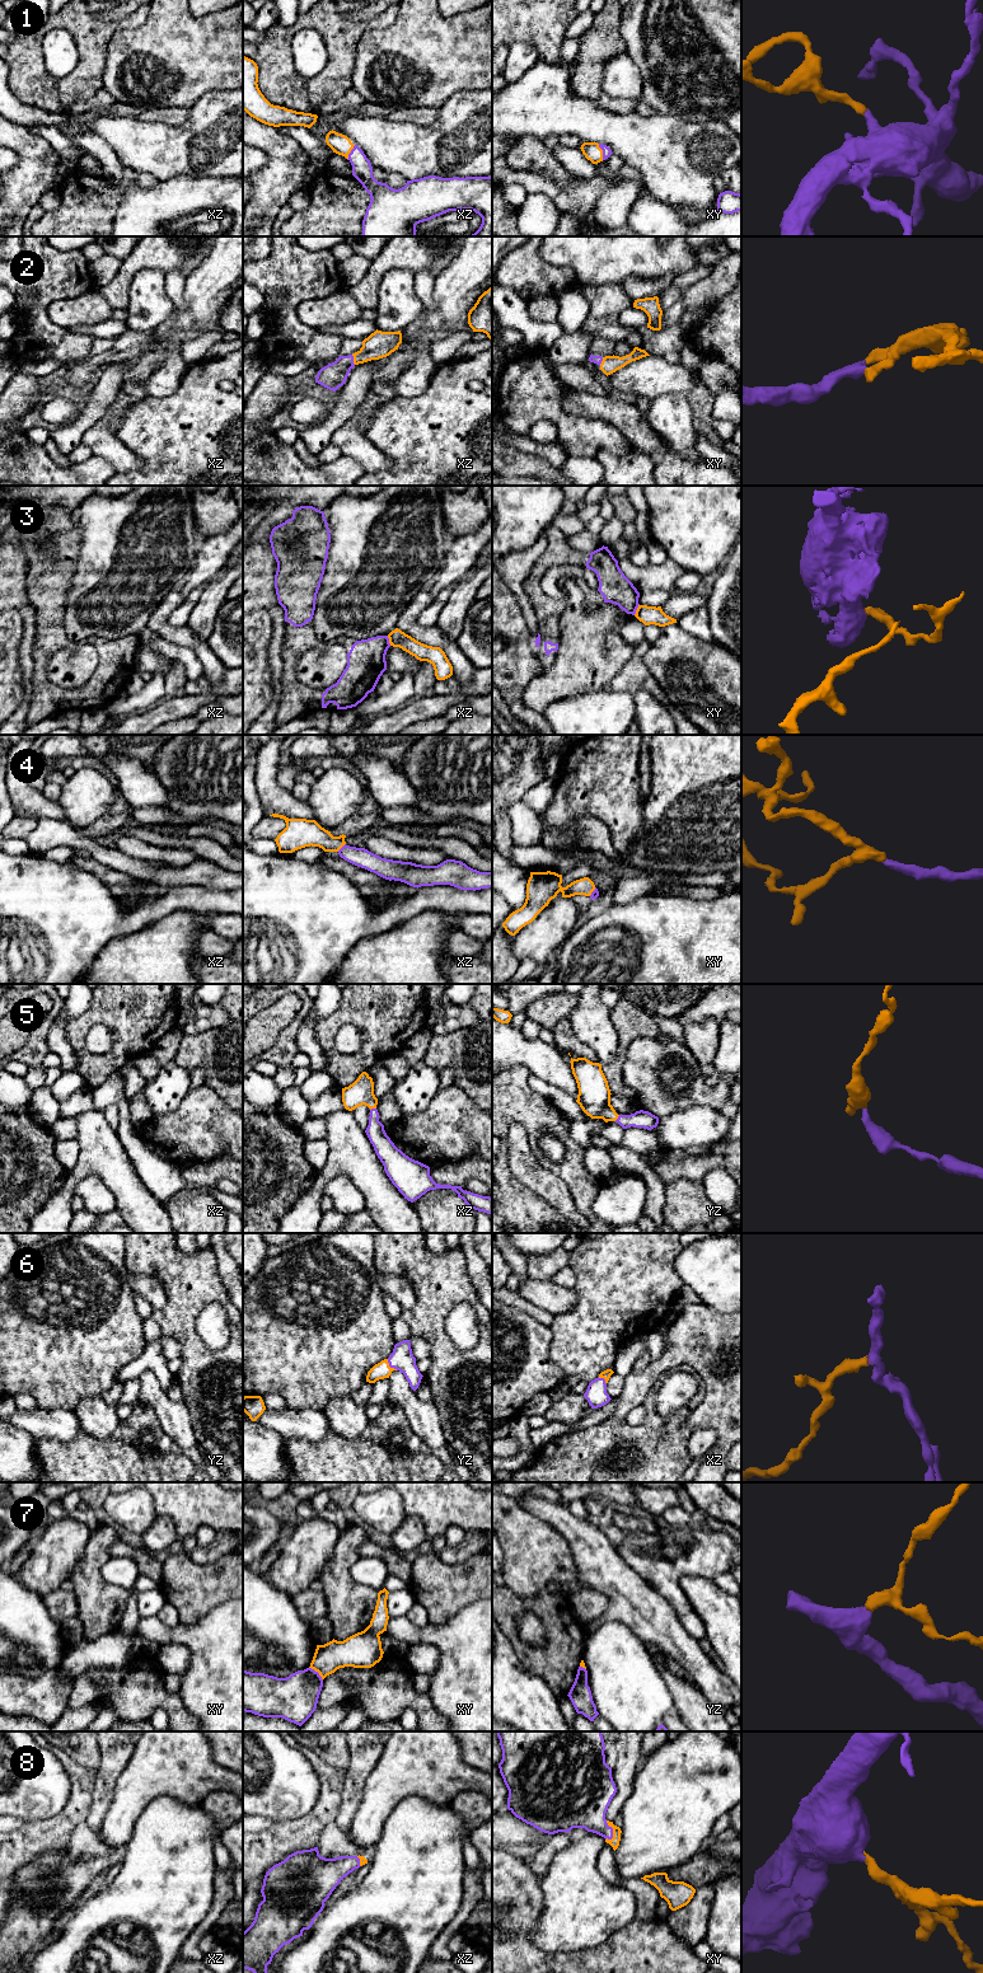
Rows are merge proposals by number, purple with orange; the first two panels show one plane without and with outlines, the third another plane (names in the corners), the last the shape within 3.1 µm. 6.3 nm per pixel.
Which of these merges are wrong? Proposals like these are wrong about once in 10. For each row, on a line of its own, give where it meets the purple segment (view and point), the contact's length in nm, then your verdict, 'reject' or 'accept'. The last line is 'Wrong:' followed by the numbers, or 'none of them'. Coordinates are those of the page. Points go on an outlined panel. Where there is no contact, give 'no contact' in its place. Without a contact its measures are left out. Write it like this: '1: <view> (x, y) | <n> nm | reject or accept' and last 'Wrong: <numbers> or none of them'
1: xy (603, 151) | 110 nm | accept
2: xz (352, 360) | 70 nm | accept
3: xy (636, 609) | 80 nm | reject
4: xz (342, 847) | 80 nm | accept
5: xz (373, 1109) | 40 nm | accept
6: yz (391, 1367) | 100 nm | accept
7: xy (317, 1672) | 120 nm | accept
8: xy (612, 1831) | 130 nm | accept
Wrong: 3

